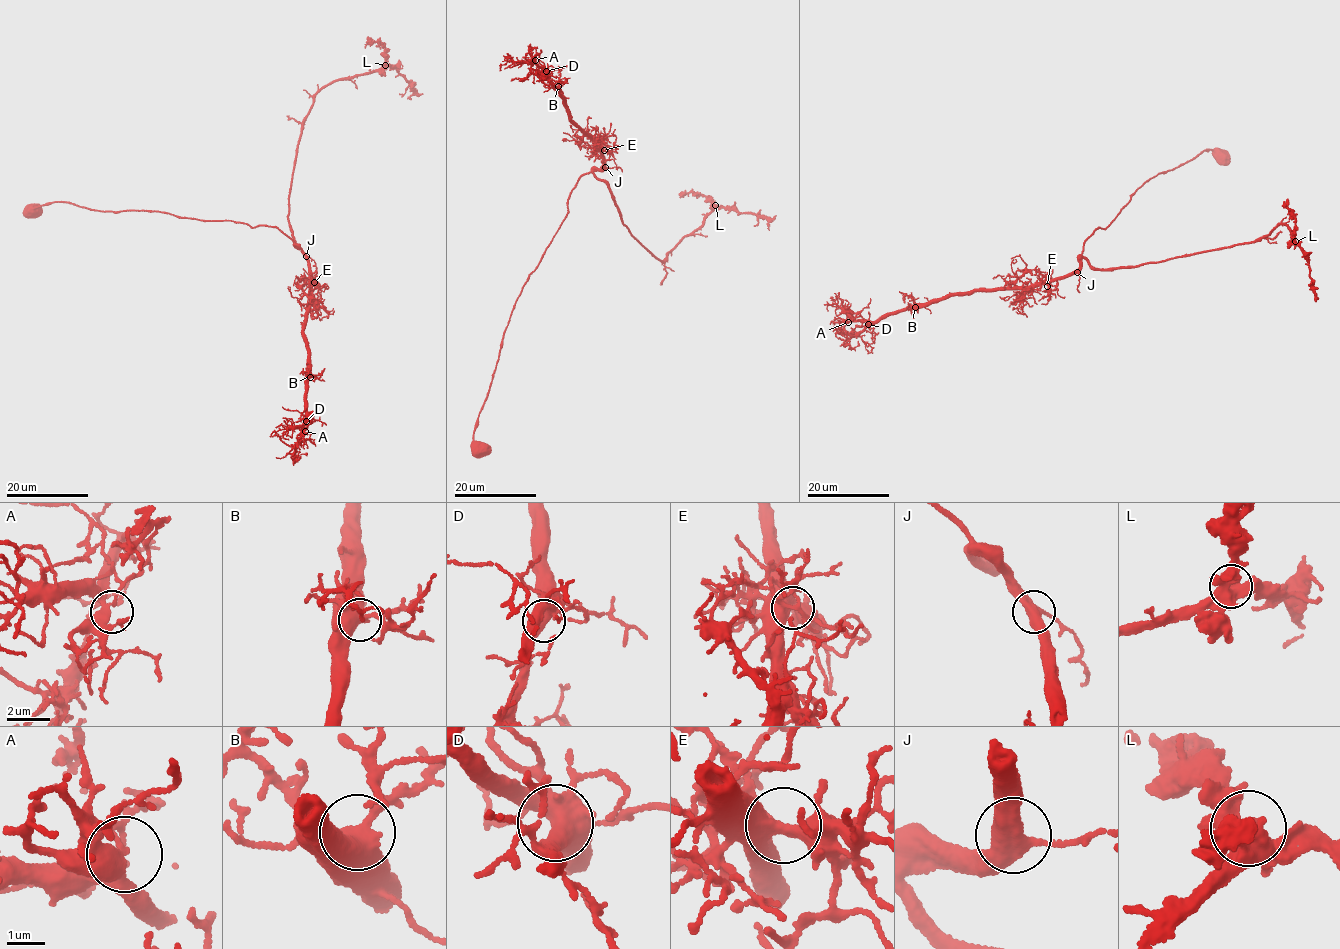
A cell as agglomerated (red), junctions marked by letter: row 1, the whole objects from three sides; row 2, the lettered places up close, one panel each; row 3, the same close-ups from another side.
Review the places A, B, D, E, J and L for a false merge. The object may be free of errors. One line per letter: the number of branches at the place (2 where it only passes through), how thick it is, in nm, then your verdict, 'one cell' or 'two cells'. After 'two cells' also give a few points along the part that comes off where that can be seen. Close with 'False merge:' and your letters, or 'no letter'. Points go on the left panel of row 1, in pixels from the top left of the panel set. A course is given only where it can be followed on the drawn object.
A: branches 2; calibre 420 nm; one cell
B: branches 4; calibre 440 nm; one cell
D: branches 3; calibre 500 nm; one cell
E: branches 3; calibre 400 nm; one cell
J: branches 3; calibre 420 nm; one cell
L: branches 5; calibre 440 nm; one cell
False merge: no letter

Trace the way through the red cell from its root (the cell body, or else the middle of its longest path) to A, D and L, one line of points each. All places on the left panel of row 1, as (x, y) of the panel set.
A: (33, 211), (58, 202), (153, 211), (276, 227), (292, 240), (313, 281), (305, 431)
D: (33, 211), (66, 202), (276, 227), (302, 251), (313, 281), (303, 331), (306, 421)
L: (33, 211), (66, 202), (228, 220), (276, 227), (298, 247), (287, 197), (304, 119), (323, 87), (385, 65)

